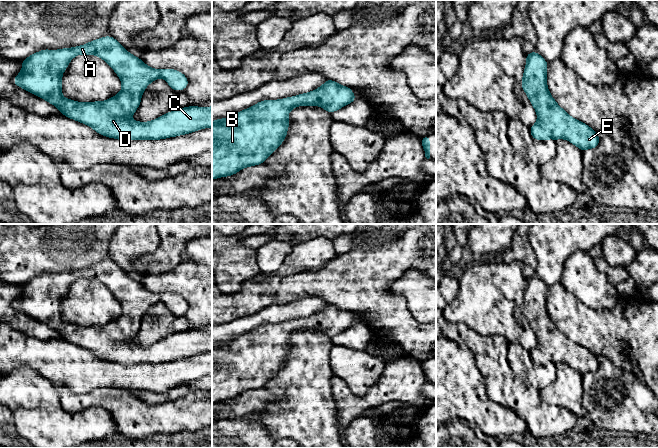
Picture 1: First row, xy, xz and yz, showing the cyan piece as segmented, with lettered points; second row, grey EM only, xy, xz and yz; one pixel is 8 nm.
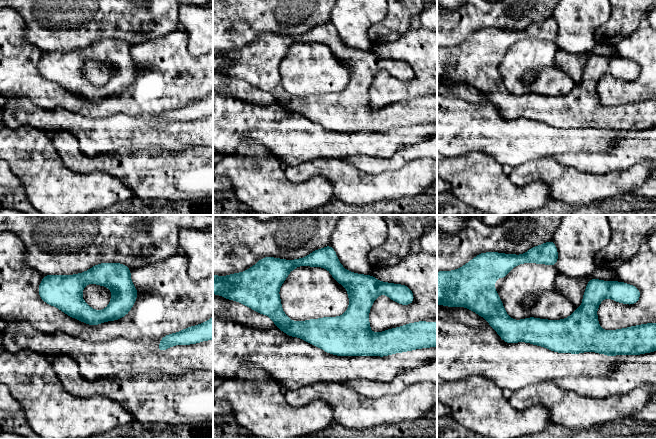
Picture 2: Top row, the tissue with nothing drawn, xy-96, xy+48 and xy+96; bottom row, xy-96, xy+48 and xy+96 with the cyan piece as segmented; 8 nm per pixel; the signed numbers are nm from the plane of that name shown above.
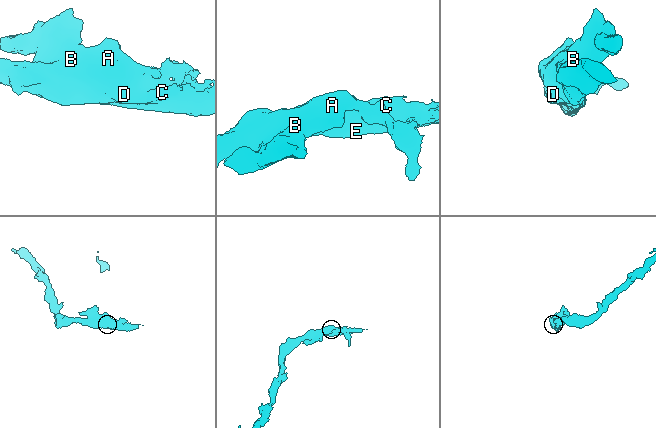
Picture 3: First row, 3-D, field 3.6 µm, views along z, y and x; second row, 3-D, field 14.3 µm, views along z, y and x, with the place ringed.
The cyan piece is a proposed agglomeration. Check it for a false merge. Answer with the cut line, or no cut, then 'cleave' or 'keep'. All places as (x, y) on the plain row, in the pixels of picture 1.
cut none; keep

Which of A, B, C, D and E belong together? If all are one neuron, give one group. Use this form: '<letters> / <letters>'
A B C D E

